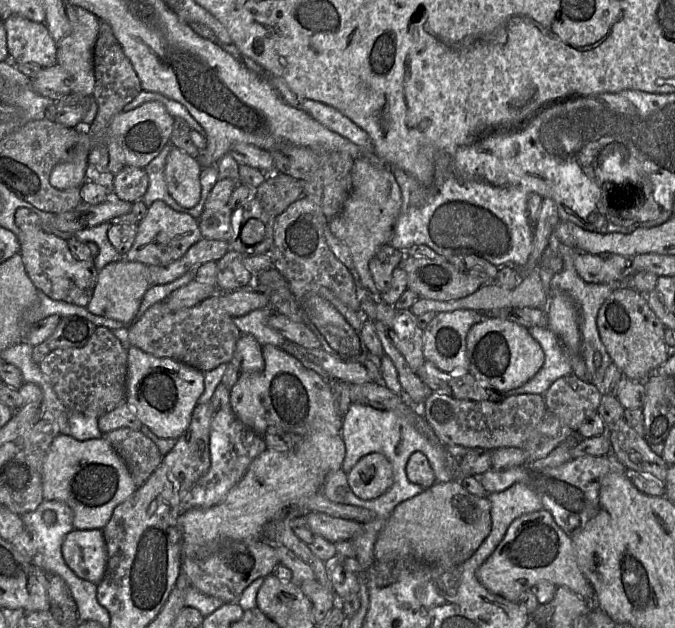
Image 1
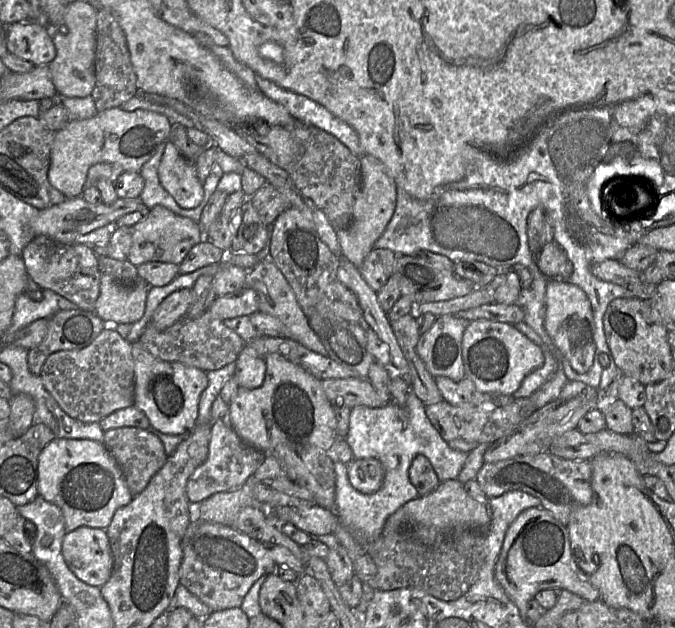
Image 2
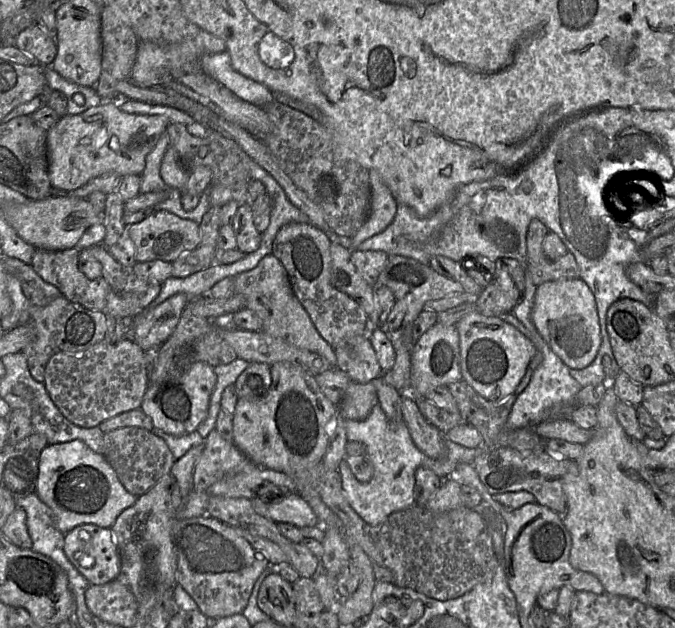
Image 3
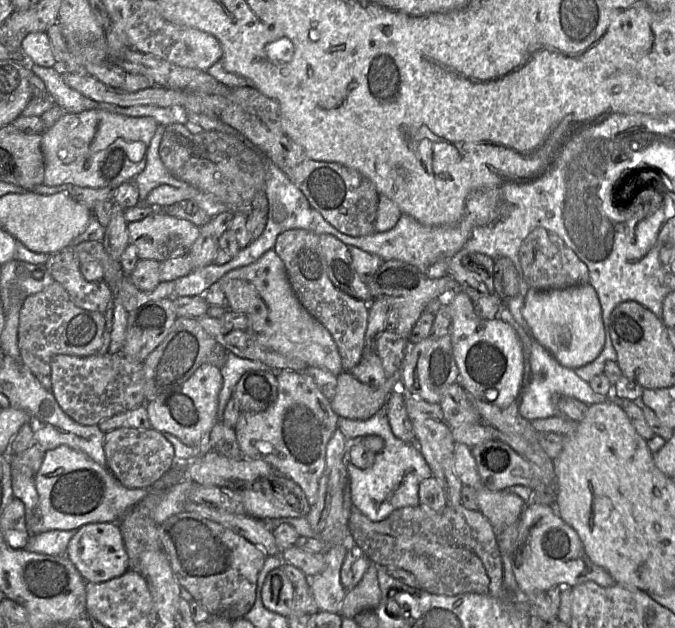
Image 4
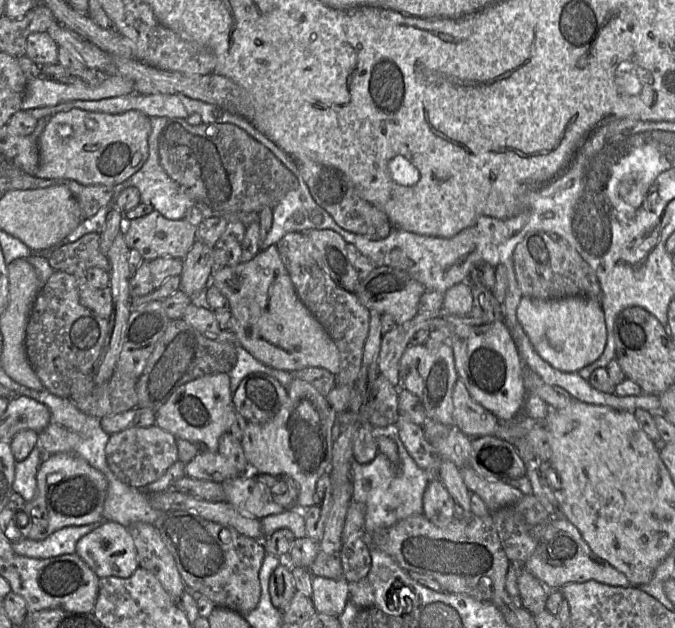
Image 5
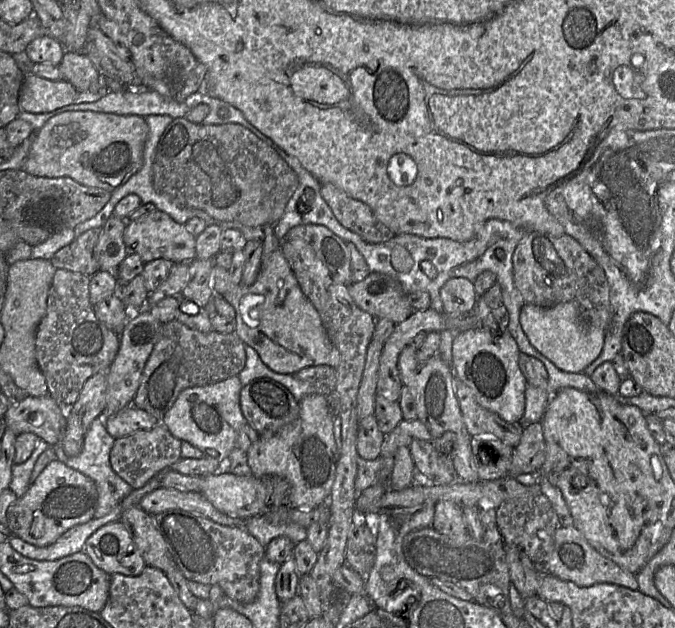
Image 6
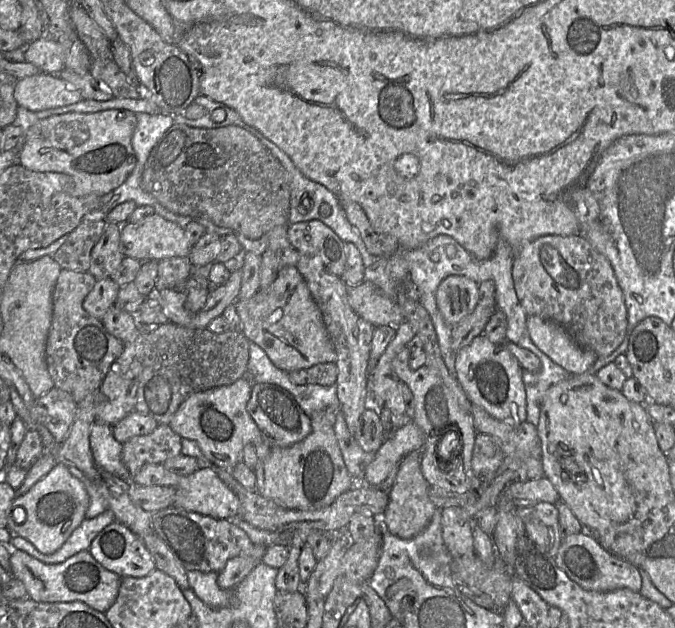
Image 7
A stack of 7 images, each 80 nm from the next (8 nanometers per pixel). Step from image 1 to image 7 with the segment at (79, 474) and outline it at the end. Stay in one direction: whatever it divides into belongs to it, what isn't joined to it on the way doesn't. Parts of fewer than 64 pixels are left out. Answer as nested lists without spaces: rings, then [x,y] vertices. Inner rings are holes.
[[[58,462],[27,493],[14,499],[9,508],[6,528],[13,535],[29,541],[41,553],[52,554],[65,543],[85,519],[89,502],[89,495],[82,482],[70,472],[65,463]],[[19,507],[26,512],[26,520],[22,524],[16,523],[13,518],[14,510]]]

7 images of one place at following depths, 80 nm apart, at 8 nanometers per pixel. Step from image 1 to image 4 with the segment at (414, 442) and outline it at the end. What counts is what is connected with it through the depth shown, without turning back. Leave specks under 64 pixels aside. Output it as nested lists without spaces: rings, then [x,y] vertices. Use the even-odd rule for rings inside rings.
[[[384,410],[378,411],[367,420],[339,417],[337,429],[346,439],[376,435],[384,440],[383,449],[375,454],[372,466],[366,470],[361,470],[350,462],[349,452],[344,454],[343,463],[348,472],[351,503],[354,508],[370,521],[379,522],[397,509],[420,505],[419,485],[424,479],[433,476],[432,471],[418,447],[394,435]]]

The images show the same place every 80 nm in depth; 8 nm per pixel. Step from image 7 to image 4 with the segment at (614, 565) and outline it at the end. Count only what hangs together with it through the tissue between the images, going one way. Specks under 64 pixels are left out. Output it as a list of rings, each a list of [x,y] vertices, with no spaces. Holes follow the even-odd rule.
[[[527,503],[517,521],[517,527],[512,567],[522,596],[534,591],[547,592],[554,586],[572,588],[587,581],[602,587],[615,584],[609,572],[590,560],[576,531],[560,518],[554,507]]]

